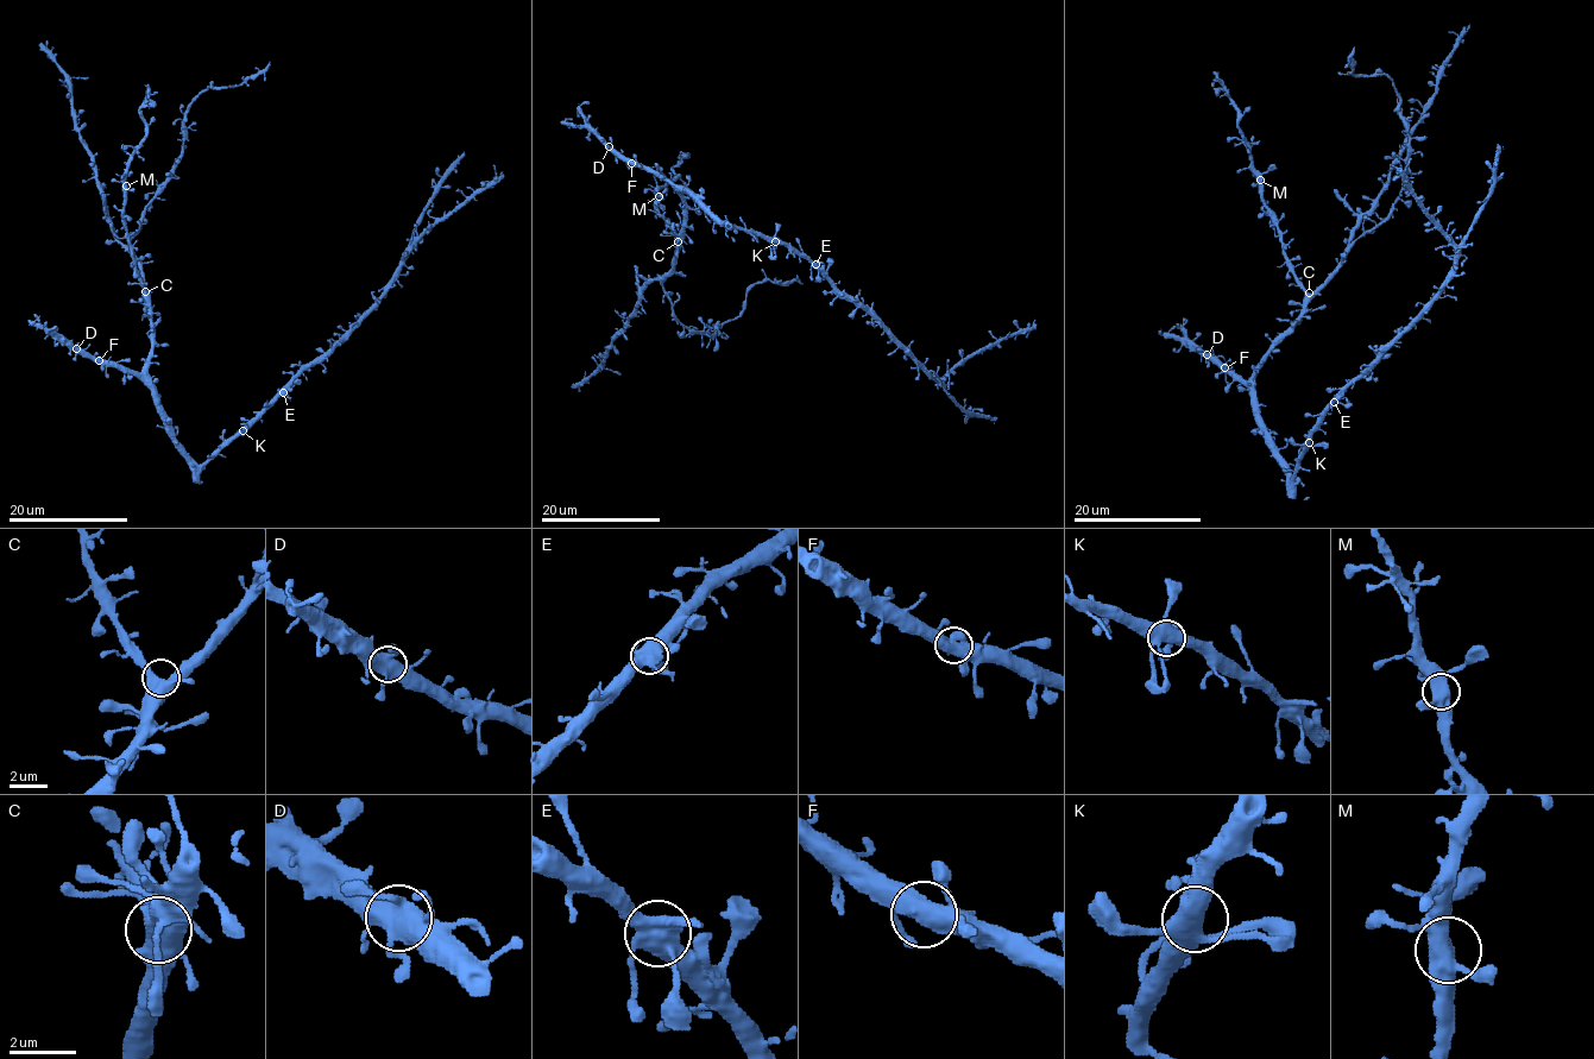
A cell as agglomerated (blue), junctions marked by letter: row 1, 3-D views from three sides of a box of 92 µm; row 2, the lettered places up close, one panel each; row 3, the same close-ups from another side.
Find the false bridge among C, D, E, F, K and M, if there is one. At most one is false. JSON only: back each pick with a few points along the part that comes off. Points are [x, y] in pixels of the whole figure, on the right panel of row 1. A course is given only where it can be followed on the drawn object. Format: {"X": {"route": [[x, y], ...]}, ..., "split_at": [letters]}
{"split_at": []}

